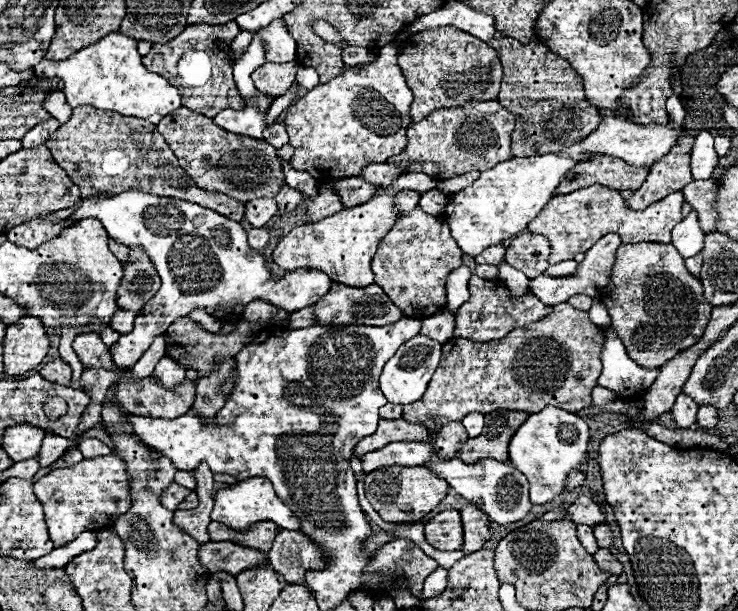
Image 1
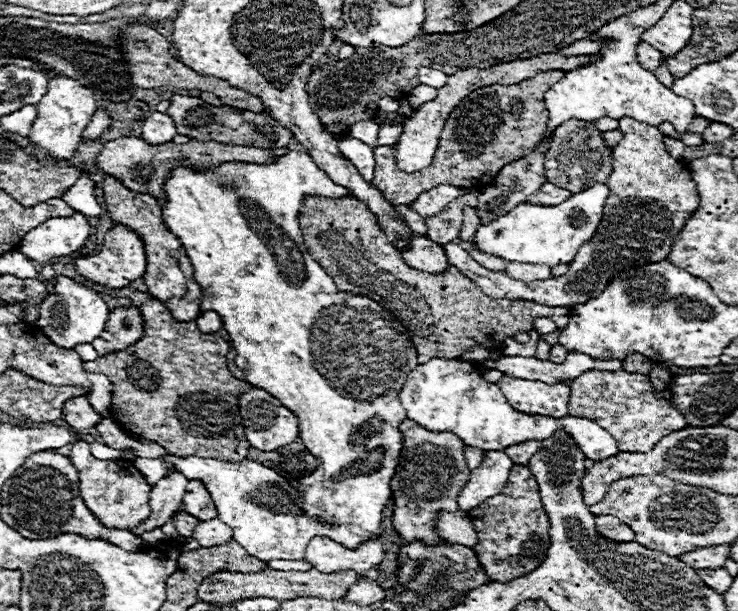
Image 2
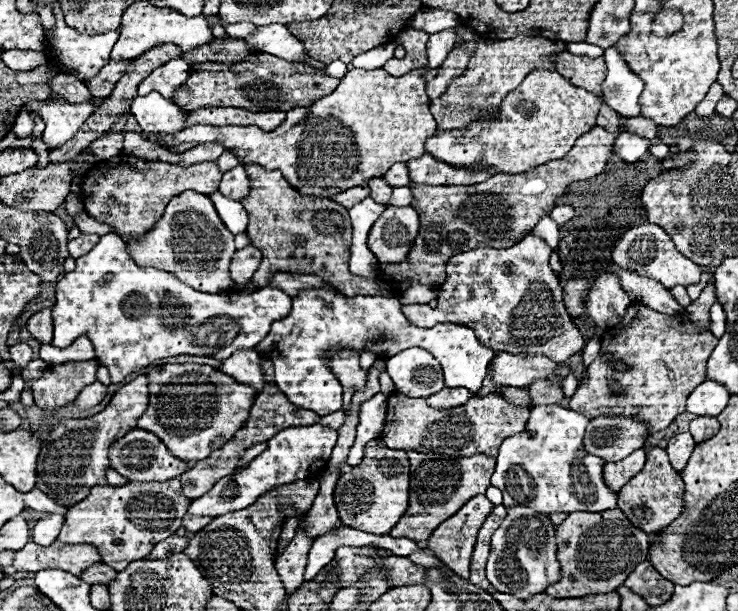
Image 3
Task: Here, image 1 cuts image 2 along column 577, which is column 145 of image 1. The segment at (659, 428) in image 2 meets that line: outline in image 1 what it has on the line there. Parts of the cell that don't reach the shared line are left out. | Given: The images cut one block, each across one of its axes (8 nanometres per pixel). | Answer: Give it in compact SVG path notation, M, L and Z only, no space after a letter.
M130 372L116 382L114 400L128 414L134 416L152 416L152 418L176 418L186 414L194 404L196 384L184 380L178 388L166 390L156 384L150 376L144 380L134 380Z

